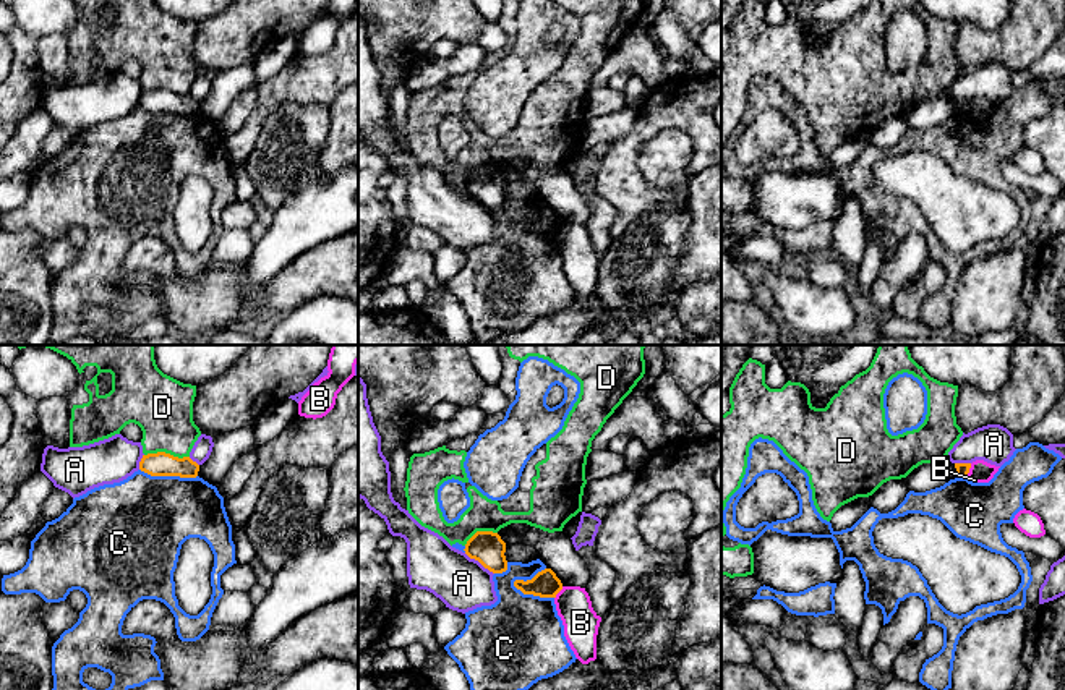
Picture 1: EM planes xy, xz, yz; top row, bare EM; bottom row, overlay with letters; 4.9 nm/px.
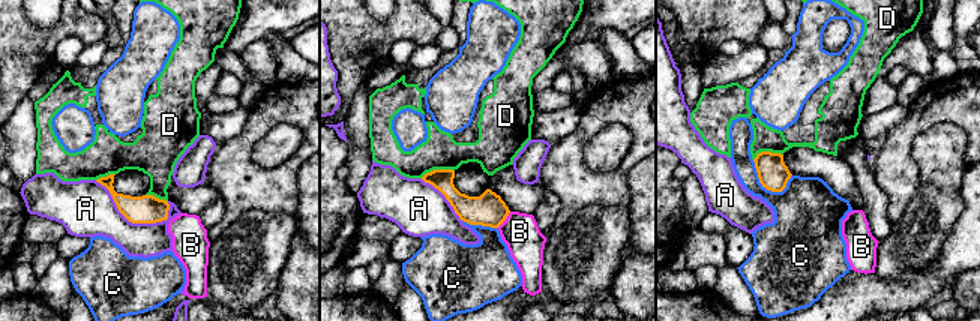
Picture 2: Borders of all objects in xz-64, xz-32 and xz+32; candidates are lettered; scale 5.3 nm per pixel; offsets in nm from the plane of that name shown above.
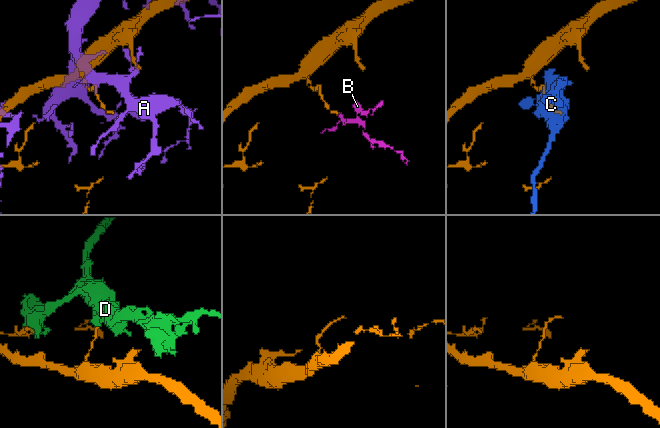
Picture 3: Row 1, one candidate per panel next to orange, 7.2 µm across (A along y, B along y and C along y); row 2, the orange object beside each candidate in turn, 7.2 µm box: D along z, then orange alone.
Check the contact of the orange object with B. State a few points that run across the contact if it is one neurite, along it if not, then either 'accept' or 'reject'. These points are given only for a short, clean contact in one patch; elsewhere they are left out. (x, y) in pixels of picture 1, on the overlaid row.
yz (971, 464), (966, 477) | reject

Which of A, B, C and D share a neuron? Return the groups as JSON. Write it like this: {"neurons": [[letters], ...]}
{"neurons": [["A"], ["B"], ["C"], ["D"]]}

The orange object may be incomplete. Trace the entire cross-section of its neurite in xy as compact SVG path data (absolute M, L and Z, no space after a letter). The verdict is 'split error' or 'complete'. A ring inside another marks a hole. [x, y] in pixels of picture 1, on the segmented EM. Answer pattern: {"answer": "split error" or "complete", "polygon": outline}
{"answer": "complete", "polygon": "M165 452L143 455L139 470L151 476L196 478L199 465L190 457L173 457Z"}

